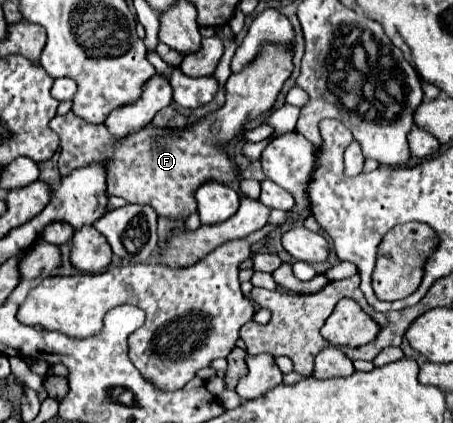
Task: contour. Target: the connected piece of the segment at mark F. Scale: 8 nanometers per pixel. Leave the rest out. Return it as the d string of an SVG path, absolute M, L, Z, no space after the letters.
M264 44L260 48L260 52L256 54L256 58L242 70L242 72L232 73L225 84L226 104L218 110L208 114L202 122L188 126L184 130L162 130L162 128L154 128L152 124L148 124L146 128L142 128L140 132L132 134L130 138L116 142L112 140L110 132L106 130L104 124L90 124L84 122L80 116L68 112L64 116L56 116L50 122L50 128L60 136L60 160L58 160L58 168L60 174L66 176L76 168L82 168L94 160L108 160L108 196L120 196L126 202L132 204L148 204L156 210L158 216L166 216L166 218L174 218L174 220L186 220L188 214L194 212L194 192L200 184L208 182L208 180L218 180L218 182L232 182L234 180L234 164L228 160L228 156L224 154L224 144L228 140L232 140L246 122L254 120L258 114L270 110L276 102L278 92L282 90L284 80L292 74L292 48L284 46L284 44Z

